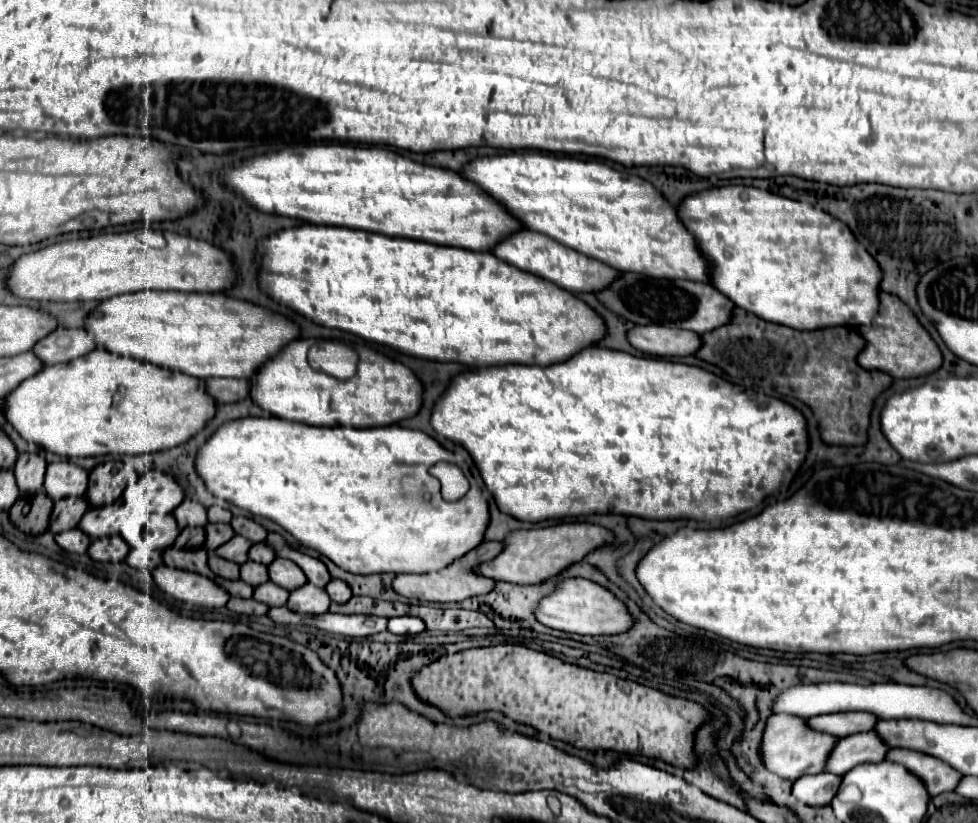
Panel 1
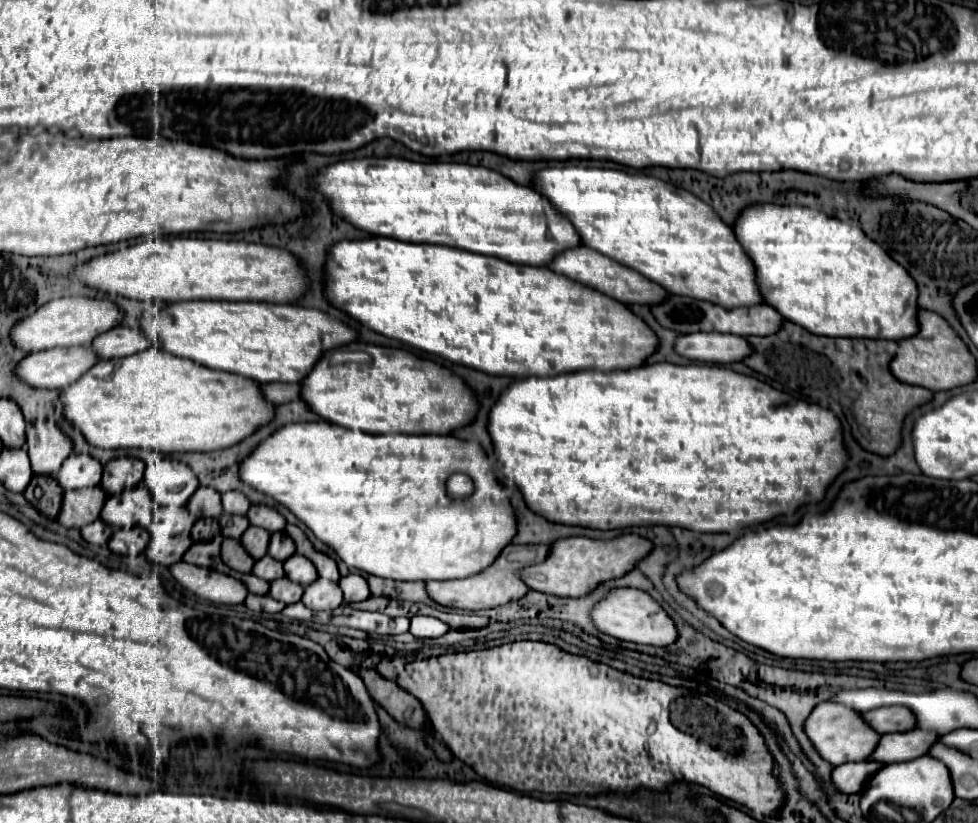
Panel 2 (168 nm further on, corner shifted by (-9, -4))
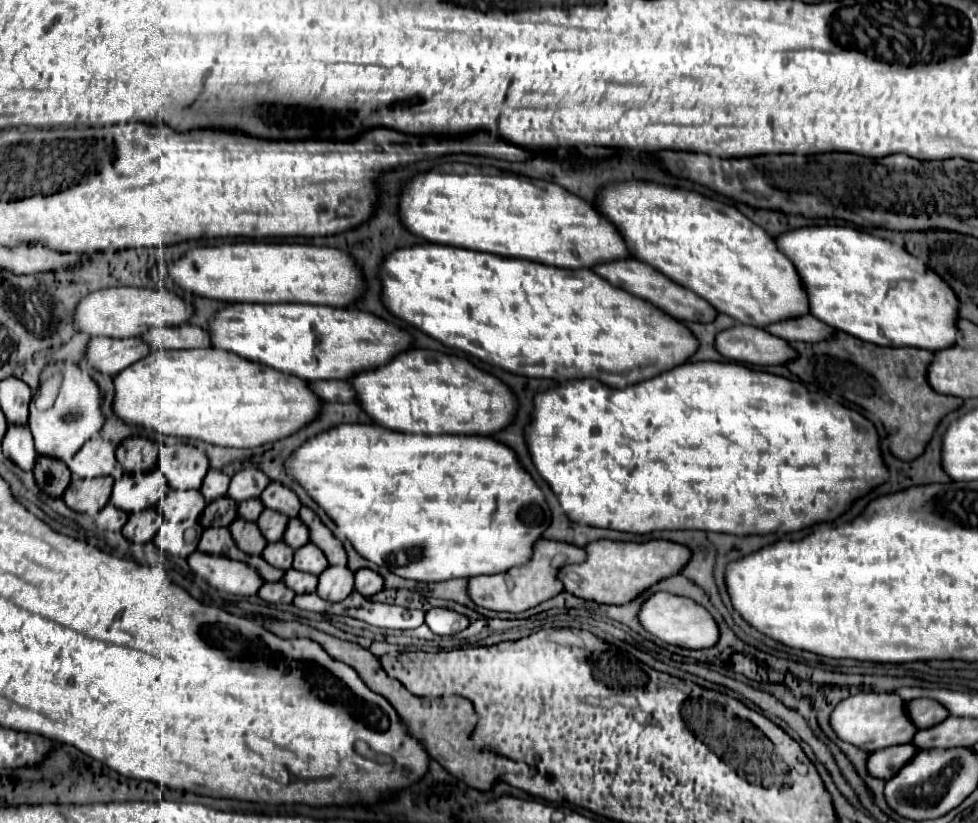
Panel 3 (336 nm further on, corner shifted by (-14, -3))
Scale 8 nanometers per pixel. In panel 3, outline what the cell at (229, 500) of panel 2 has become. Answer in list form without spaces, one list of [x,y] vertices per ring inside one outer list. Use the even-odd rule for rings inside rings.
[[[248,468],[246,472],[238,472],[232,482],[230,482],[230,488],[228,488],[228,496],[240,504],[244,500],[252,500],[252,498],[258,498],[262,494],[262,490],[270,484],[270,480],[262,474],[262,472],[256,472],[254,468]]]

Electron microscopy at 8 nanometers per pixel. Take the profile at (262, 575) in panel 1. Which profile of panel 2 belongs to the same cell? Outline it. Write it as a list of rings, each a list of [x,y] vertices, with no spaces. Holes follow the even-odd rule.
[[[265,555],[265,557],[261,557],[261,559],[255,561],[255,565],[253,565],[253,575],[261,577],[261,579],[265,579],[265,581],[275,581],[275,579],[279,579],[279,577],[285,575],[285,571],[283,571],[283,561],[277,561],[277,559]]]

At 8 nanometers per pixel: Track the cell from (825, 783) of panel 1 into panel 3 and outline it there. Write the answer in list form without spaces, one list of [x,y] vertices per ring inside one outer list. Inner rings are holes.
[[[902,744],[902,746],[892,746],[892,748],[878,750],[878,752],[870,754],[868,760],[866,760],[868,774],[874,776],[874,778],[888,780],[888,778],[894,776],[914,754],[916,754],[914,744]]]

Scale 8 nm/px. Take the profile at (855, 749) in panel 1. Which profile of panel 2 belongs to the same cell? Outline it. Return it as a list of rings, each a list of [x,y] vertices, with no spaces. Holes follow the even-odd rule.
[[[911,729],[905,733],[887,733],[881,737],[875,753],[869,759],[881,763],[901,763],[923,757],[937,743],[937,733],[929,733],[929,729]]]

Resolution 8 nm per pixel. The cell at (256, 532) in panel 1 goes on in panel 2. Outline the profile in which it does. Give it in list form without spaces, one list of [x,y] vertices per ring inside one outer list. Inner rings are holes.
[[[251,505],[251,509],[247,511],[247,517],[251,521],[251,525],[259,525],[271,533],[275,531],[283,531],[285,529],[285,517],[273,509],[273,507],[267,507],[267,505]]]

